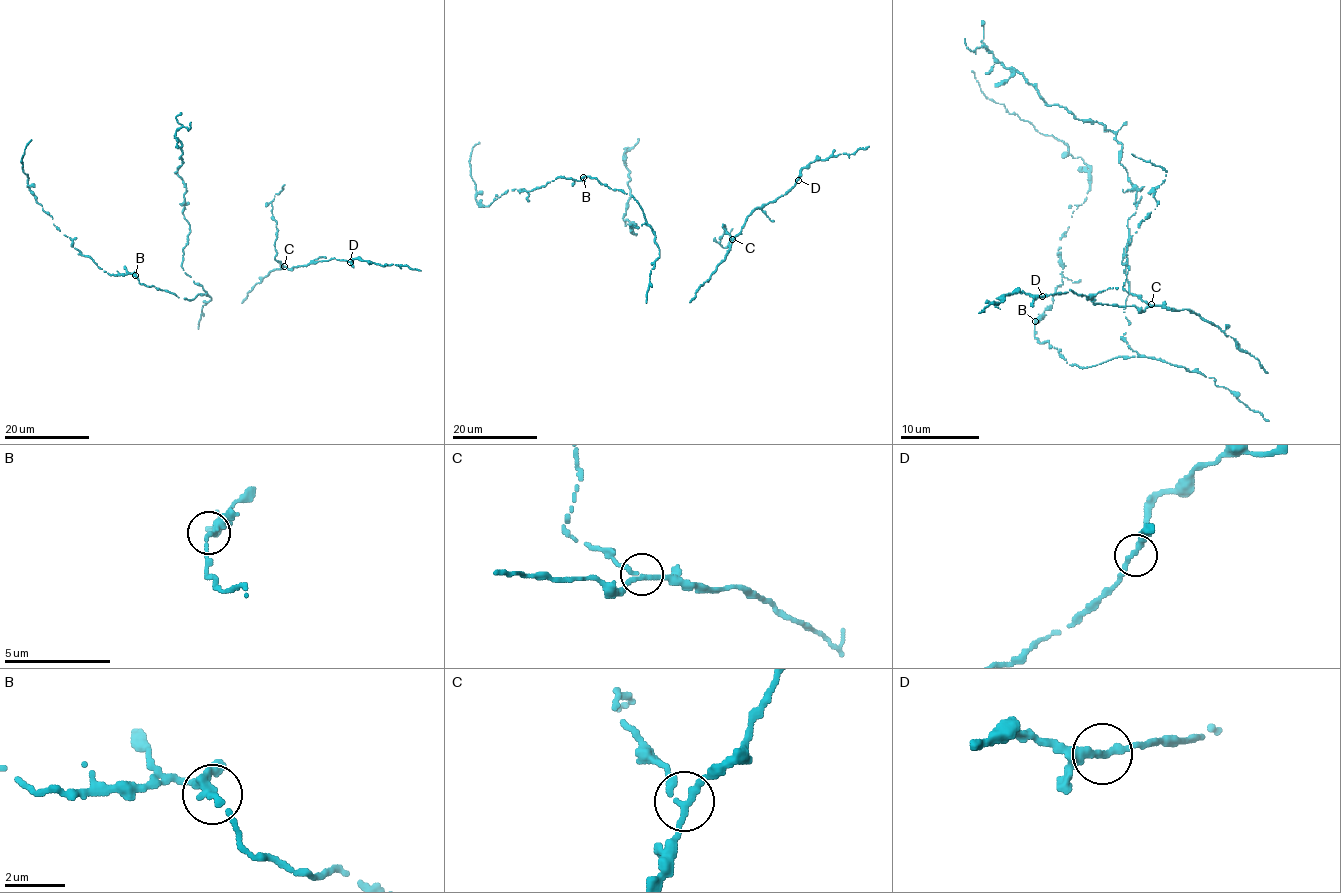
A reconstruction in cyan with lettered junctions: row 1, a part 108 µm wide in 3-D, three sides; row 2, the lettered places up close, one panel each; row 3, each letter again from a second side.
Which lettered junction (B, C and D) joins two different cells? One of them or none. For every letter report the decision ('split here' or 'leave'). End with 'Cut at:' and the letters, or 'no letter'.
B: leave
C: leave
D: leave
Cut at: no letter

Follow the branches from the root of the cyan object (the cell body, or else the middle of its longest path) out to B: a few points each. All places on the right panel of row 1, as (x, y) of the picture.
B: (1140, 355), (1132, 351), (1130, 357), (1112, 357), (1091, 367), (1069, 365), (1049, 342), (1038, 342), (1036, 322)

